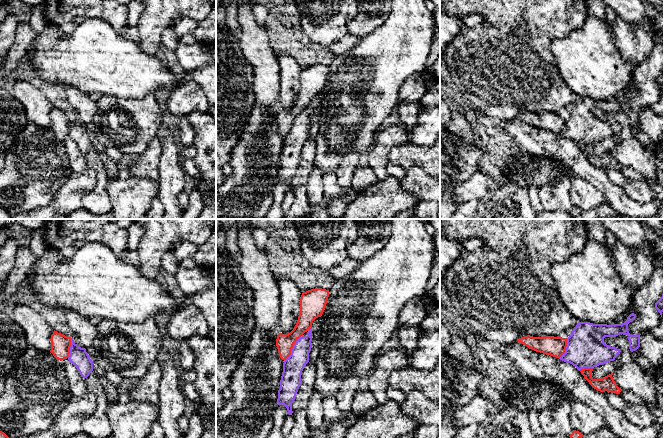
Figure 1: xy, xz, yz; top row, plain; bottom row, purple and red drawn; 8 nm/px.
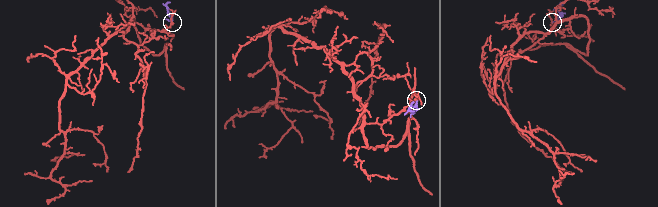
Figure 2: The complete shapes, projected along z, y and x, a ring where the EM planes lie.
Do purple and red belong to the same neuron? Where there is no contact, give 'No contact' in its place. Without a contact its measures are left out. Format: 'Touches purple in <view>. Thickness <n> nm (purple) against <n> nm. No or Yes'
Touches purple in xz. Thickness 160 nm (purple) against 140 nm. No

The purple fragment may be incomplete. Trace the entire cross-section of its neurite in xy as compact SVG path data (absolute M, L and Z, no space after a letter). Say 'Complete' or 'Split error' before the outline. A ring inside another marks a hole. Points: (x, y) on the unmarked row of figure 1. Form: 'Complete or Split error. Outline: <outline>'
Complete. Outline: M72 114L68 136L76 142L84 155L93 147L93 137L90 135L86 125L78 122Z

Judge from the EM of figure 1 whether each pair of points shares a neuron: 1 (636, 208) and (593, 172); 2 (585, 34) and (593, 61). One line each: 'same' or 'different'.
1: same
2: same

